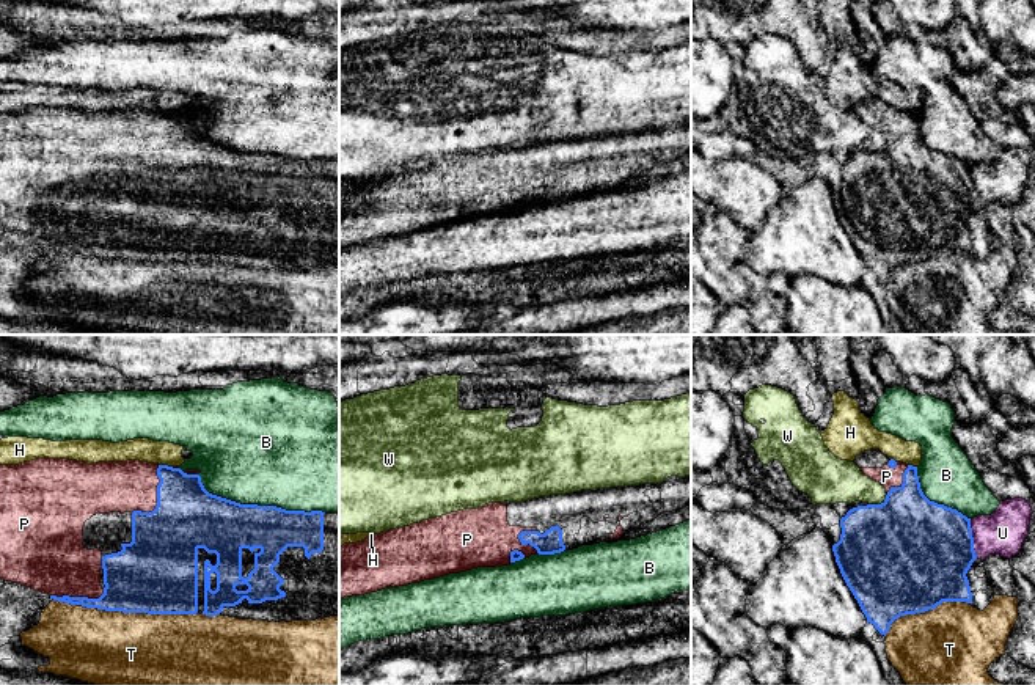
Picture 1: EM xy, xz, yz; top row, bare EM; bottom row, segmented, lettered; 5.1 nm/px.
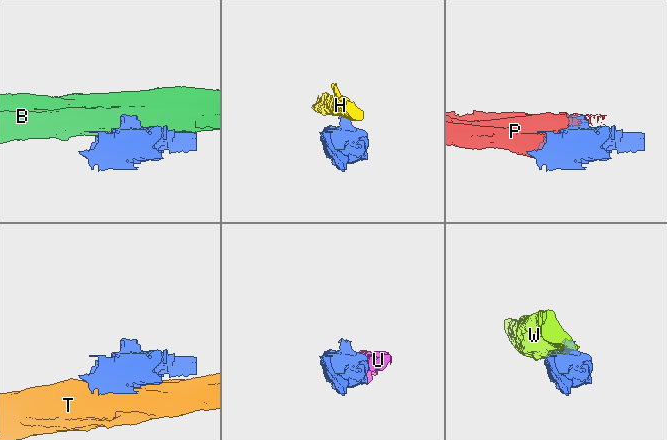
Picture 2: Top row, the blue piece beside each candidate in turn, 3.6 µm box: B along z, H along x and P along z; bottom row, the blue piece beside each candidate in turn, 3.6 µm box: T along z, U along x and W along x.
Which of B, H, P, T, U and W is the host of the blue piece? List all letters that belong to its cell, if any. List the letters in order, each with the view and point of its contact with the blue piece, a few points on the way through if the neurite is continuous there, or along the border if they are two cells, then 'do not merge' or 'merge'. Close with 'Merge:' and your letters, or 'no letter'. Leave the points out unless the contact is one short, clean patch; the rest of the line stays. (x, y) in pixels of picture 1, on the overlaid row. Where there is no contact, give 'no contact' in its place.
B: contact xy (248, 505); do not merge
H: contact xy (165, 465); border xy (159, 464), (171, 467); do not merge
P: contact xy (157, 498); merge
T: contact xy (126, 611); do not merge
U: contact yz (972, 538); do not merge
W: contact yz (878, 505); do not merge
Merge: P

